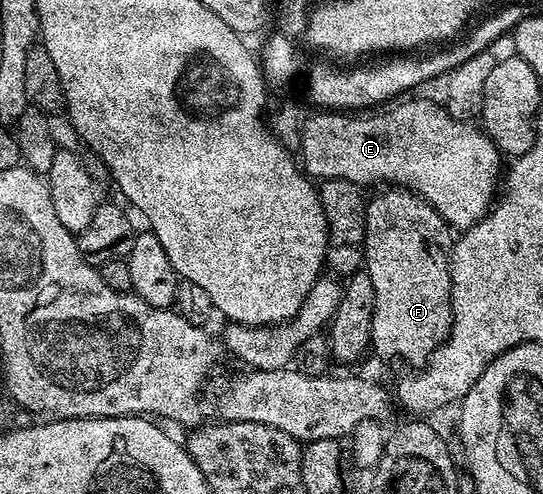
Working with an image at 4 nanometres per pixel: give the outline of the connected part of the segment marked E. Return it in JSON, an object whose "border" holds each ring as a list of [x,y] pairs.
{"border":[[[417,97],[406,98],[376,113],[338,113],[322,110],[320,113],[313,113],[317,115],[310,114],[300,127],[299,159],[303,164],[304,174],[317,181],[346,179],[357,183],[362,189],[369,189],[372,183],[407,187],[415,194],[422,195],[450,228],[473,227],[488,213],[498,198],[499,172],[502,170],[503,156],[484,130],[477,128],[476,131],[468,122],[451,117],[430,99],[413,98]]]}

